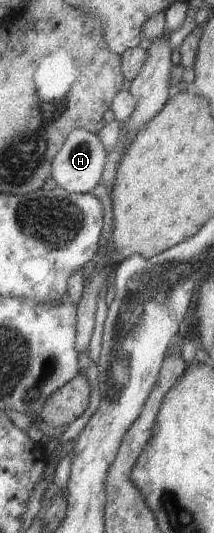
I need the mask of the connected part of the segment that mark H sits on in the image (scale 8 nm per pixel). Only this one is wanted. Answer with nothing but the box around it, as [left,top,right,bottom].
[51,128,106,193]

